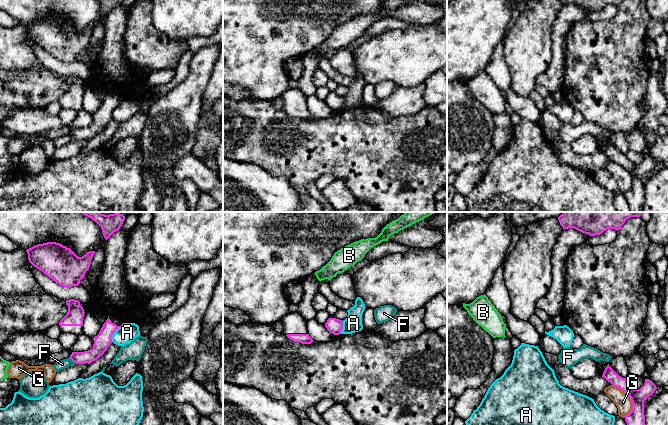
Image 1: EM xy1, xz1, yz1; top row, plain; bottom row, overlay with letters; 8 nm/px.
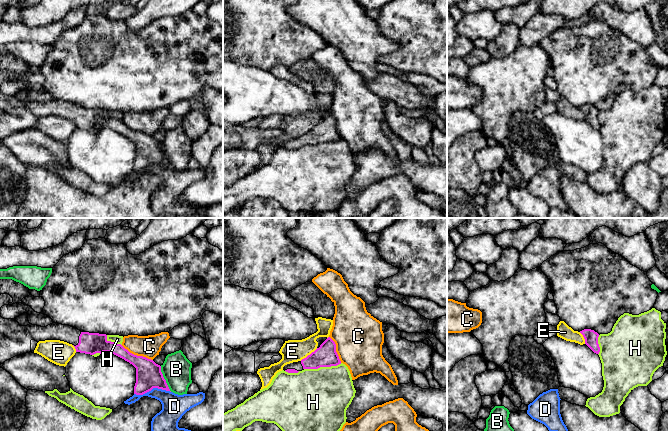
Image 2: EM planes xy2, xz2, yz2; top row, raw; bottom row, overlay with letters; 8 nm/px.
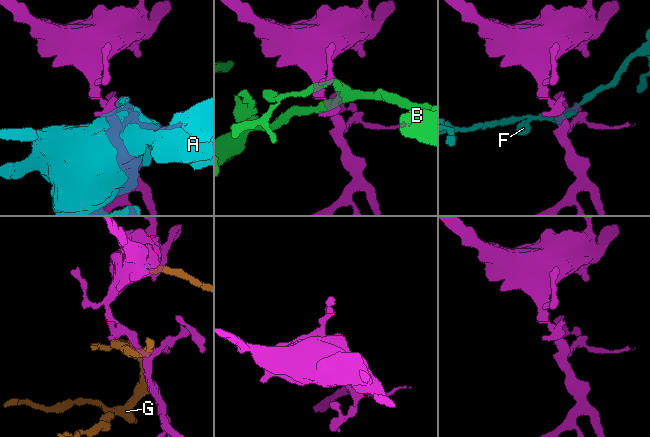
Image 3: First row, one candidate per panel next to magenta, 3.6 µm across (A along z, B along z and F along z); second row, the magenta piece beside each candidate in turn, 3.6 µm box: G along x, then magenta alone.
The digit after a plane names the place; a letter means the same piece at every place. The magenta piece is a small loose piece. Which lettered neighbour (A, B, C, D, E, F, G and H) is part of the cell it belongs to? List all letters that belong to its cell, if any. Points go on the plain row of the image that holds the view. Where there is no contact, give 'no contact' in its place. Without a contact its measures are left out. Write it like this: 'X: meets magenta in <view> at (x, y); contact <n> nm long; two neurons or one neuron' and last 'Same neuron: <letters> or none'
A: meets magenta in xy1 at (113, 109); contact 150 nm long; two neurons
B: meets magenta in xy2 at (164, 155); contact 220 nm long; two neurons
C: meets magenta in xy2 at (136, 131); contact 280 nm long; two neurons
D: meets magenta in xy2 at (152, 164); contact 300 nm long; two neurons
E: meets magenta in xz2 at (308, 131); contact 170 nm long; two neurons
F: meets magenta in xy1 at (71, 135); contact 70 nm long; two neurons
G: meets magenta in yz1 at (631, 175); contact 300 nm long; two neurons
H: meets magenta in xz2 at (322, 142); contact 300 nm long; two neurons
Same neuron: none

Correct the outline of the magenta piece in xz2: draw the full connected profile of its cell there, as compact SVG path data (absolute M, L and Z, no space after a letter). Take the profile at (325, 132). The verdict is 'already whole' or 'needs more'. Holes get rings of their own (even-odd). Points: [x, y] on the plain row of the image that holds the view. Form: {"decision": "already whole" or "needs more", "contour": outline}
{"decision": "needs more", "contour": "M328 113L319 124L298 138L287 140L283 146L288 149L298 149L304 145L318 145L320 143L331 143L341 140L336 128L335 118Z"}

